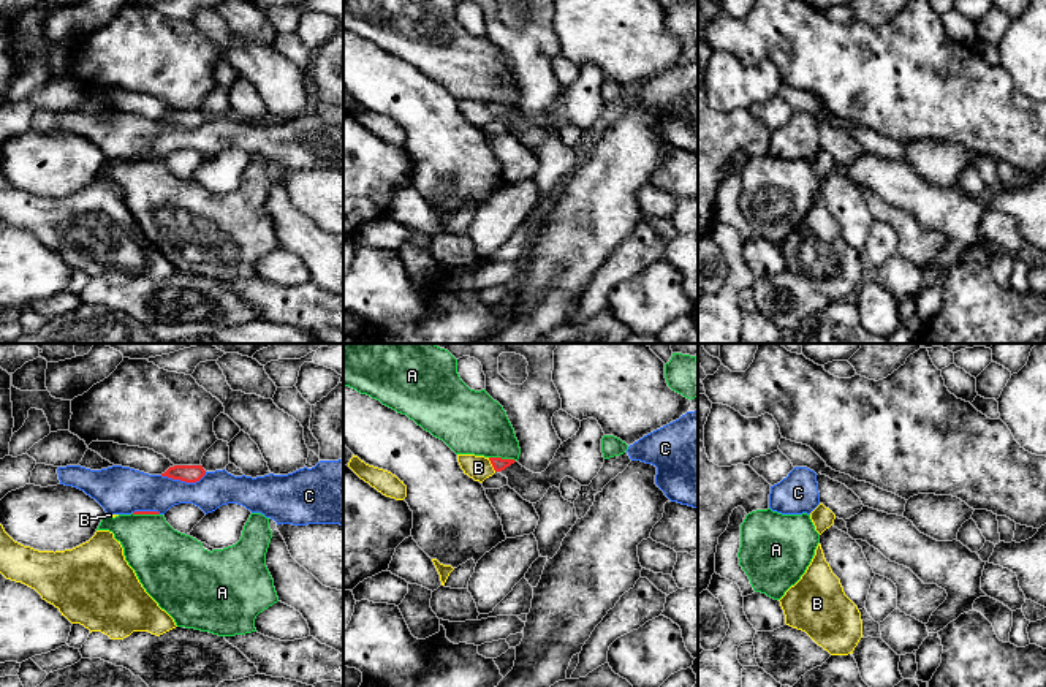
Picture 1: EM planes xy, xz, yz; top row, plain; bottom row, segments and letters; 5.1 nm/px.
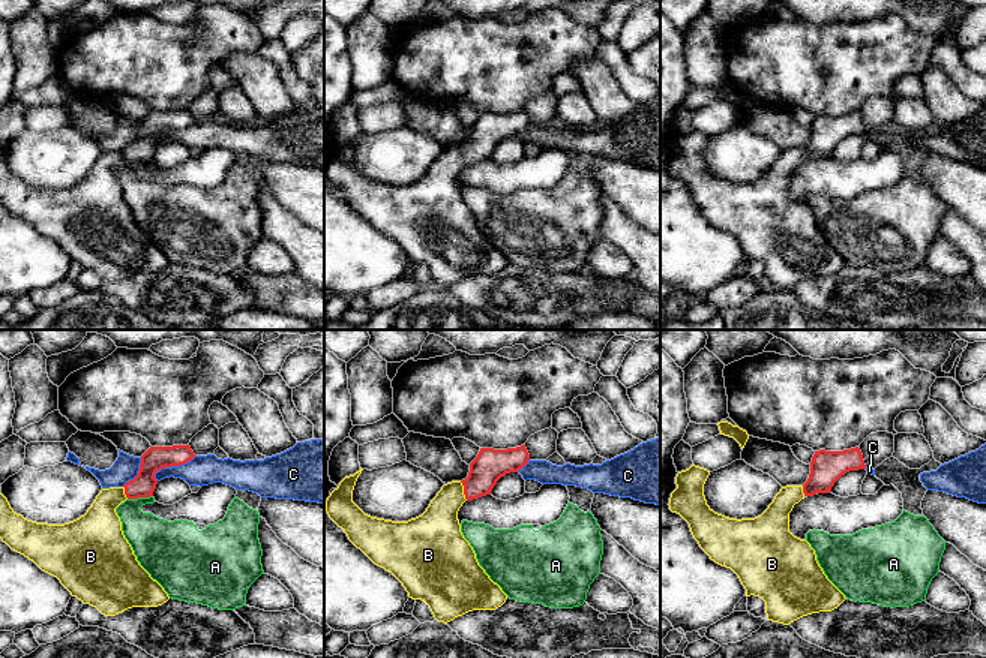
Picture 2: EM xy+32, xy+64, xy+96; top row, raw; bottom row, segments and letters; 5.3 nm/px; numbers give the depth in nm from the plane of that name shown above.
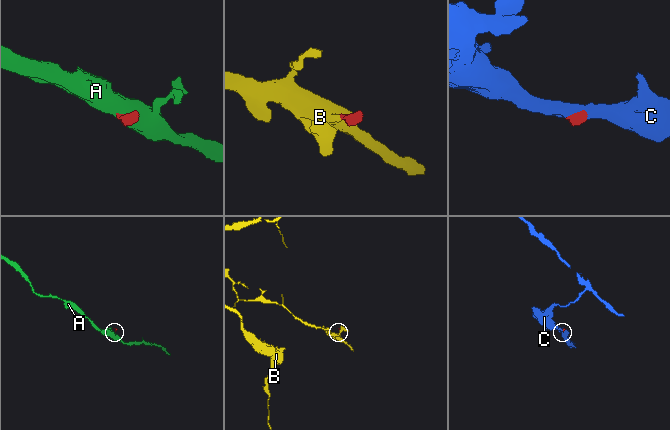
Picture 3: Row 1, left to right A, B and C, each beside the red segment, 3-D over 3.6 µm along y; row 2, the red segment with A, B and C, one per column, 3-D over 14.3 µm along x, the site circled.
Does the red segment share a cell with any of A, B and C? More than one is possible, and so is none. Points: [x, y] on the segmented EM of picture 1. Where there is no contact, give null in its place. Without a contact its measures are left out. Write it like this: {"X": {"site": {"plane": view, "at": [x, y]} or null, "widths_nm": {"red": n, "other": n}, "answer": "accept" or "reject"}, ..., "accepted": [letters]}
{"A": {"site": {"plane": "xz", "at": [502, 459]}, "widths_nm": {"red": 70, "other": 320}, "answer": "reject"}, "B": {"site": {"plane": "xz", "at": [491, 463]}, "widths_nm": {"red": 70, "other": 130}, "answer": "accept"}, "C": {"site": {"plane": "xy", "at": [182, 480]}, "widths_nm": {"red": 100, "other": 200}, "answer": "reject"}, "accepted": ["B"]}

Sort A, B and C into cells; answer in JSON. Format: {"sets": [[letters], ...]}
{"sets": [["A"], ["B"], ["C"]]}

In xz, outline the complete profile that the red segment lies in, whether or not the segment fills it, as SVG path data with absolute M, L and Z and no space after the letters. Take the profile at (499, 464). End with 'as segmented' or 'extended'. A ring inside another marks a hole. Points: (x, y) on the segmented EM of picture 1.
M457 454L457 462L465 475L473 478L475 481L483 483L486 478L492 476L495 472L505 470L516 461L475 454Z; extended

